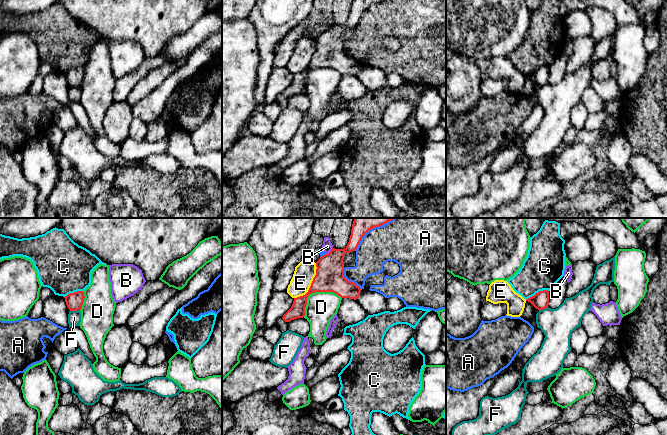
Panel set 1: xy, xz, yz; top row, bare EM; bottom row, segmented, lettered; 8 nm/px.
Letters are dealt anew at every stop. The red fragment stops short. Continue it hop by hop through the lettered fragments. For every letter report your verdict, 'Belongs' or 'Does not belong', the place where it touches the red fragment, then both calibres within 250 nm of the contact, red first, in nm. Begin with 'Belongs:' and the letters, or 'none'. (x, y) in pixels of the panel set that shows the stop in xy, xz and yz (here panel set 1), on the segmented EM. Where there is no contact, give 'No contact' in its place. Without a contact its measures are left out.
Belongs: none
A: Does not belong. Touches red at xz (349, 281). Thickness 220 nm (red) against 240 nm
B: Does not belong. Touches red at xz (330, 252). Thickness 220 nm (red) against 90 nm
C: Does not belong. Touches red at yz (538, 292). Thickness 140 nm (red) against 320 nm
D: Does not belong. Touches red at xz (314, 292). Thickness 220 nm (red) against 240 nm
E: Does not belong. Touches red at xz (311, 284). Thickness 220 nm (red) against 170 nm
F: Does not belong. Touches red at xy (74, 310). Thickness 140 nm (red) against 110 nm

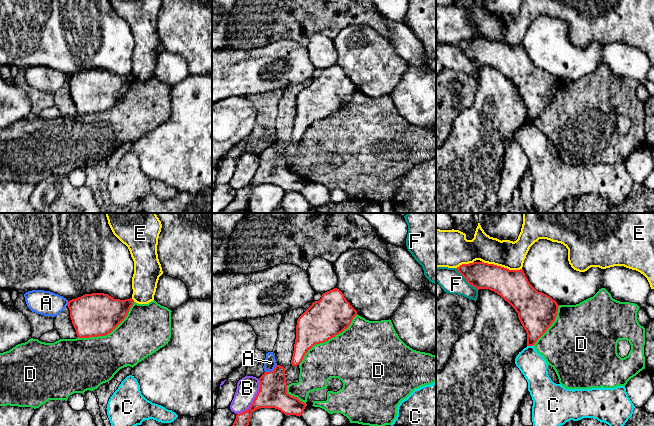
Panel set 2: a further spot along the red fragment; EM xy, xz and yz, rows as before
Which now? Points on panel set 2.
Belongs: none
A: Does not belong. Touches red at xz (271, 371). Thickness 220 nm (red) against 100 nm
B: Does not belong. Touches red at xz (254, 399). Thickness 220 nm (red) against 180 nm
C: Does not belong. Touches red at yz (530, 345). Thickness 280 nm (red) against 220 nm
D: Does not belong. Touches red at xz (326, 340). Thickness 320 nm (red) against 420 nm
E: Does not belong. Touches red at yz (502, 267). Thickness 260 nm (red) against 220 nm
F: Does not belong. Touches red at yz (466, 280). Thickness 220 nm (red) against 190 nm

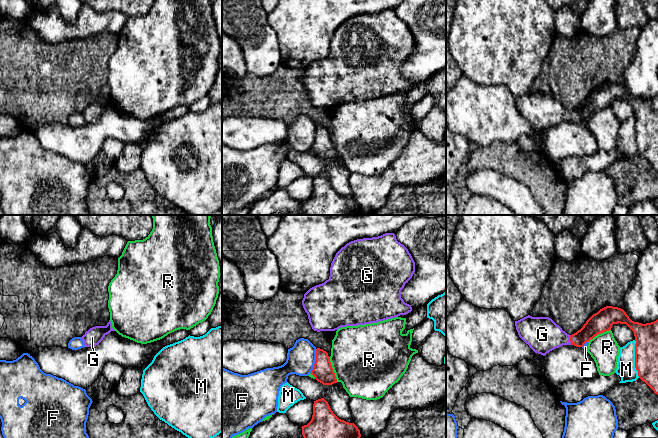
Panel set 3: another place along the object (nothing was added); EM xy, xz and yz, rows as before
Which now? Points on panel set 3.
Belongs: G
F: Does not belong. Touches red at xz (315, 361). Thickness 160 nm (red) against 220 nm
G: Belongs. Touches red at yz (570, 340). Thickness 160 nm (red) against 280 nm
M: Does not belong. Touches red at yz (635, 359). Thickness 190 nm (red) against 150 nm
R: Does not belong. Touches red at xz (332, 369). Thickness 160 nm (red) against 500 nm

